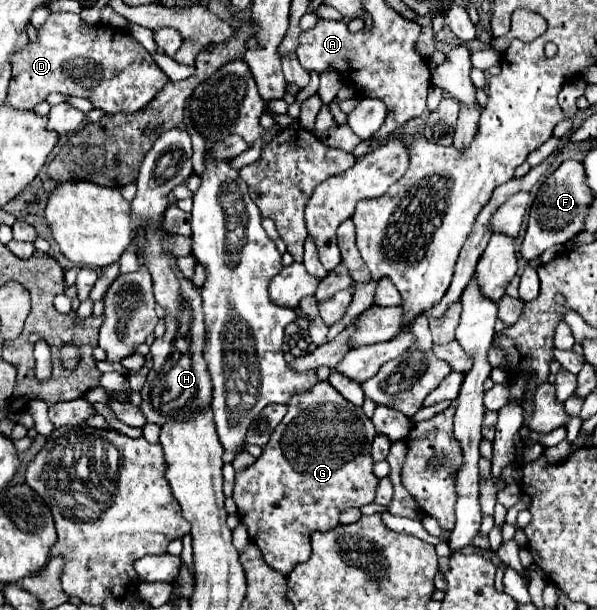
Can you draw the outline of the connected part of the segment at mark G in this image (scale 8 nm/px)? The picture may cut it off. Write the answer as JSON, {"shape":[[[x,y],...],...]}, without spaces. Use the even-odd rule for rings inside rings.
{"shape":[[[317,383],[311,389],[303,391],[303,393],[295,393],[289,403],[287,403],[287,415],[283,417],[283,421],[277,425],[277,429],[271,433],[269,443],[263,447],[263,455],[247,469],[239,471],[235,477],[235,489],[233,489],[233,499],[237,503],[239,509],[239,519],[249,527],[249,537],[259,545],[259,549],[263,551],[265,561],[277,569],[279,573],[287,575],[297,563],[307,561],[311,557],[311,533],[315,531],[329,531],[333,527],[339,525],[339,515],[341,511],[349,509],[349,507],[363,507],[367,503],[373,503],[375,499],[375,491],[377,491],[377,483],[379,479],[373,475],[373,459],[369,457],[369,447],[367,443],[371,443],[371,439],[375,437],[375,429],[373,423],[363,415],[361,409],[357,409],[355,405],[349,405],[349,401],[345,401],[341,397],[341,393],[337,393],[337,389],[333,389],[329,383]]]}

